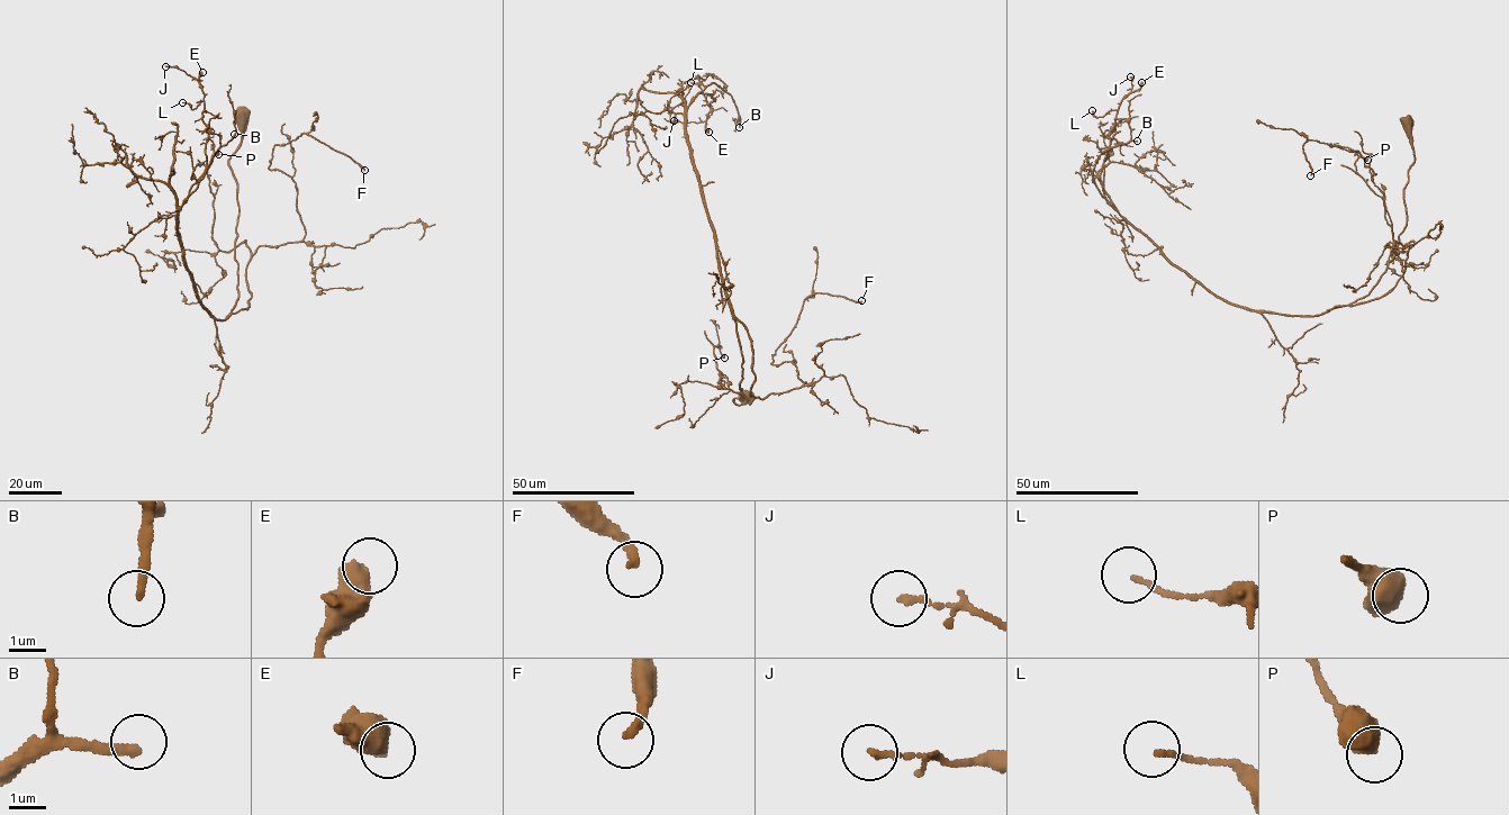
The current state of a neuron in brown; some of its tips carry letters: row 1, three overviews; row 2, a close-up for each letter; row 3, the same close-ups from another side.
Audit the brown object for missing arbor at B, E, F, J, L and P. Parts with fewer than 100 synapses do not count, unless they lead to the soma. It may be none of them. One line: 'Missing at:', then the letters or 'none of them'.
Missing at: B, E, F

